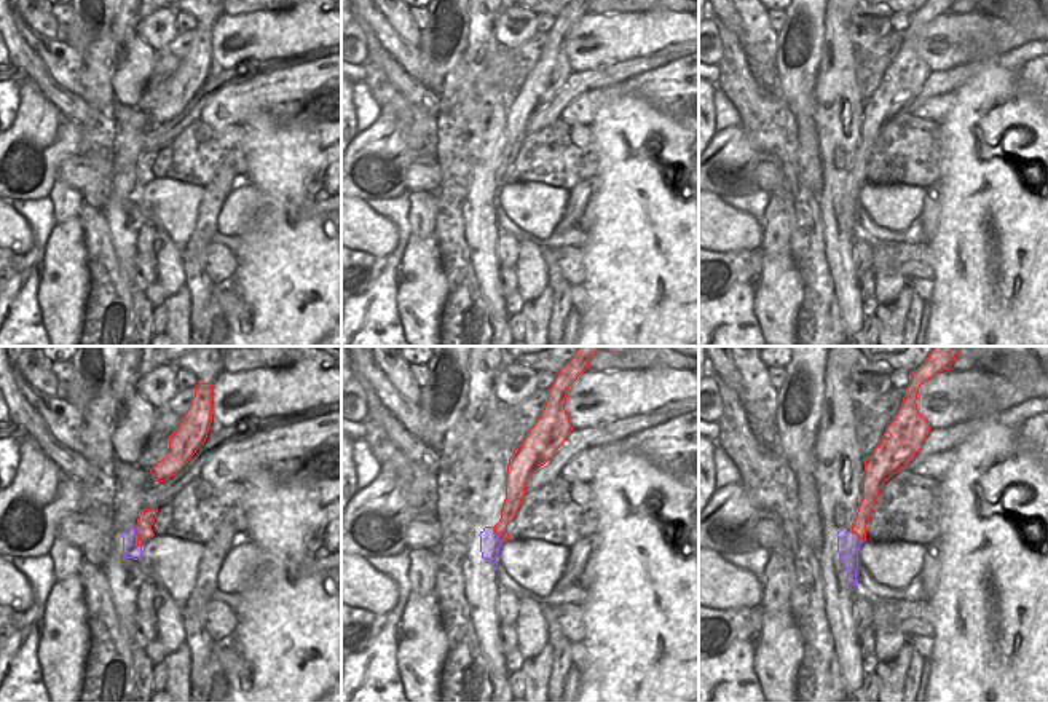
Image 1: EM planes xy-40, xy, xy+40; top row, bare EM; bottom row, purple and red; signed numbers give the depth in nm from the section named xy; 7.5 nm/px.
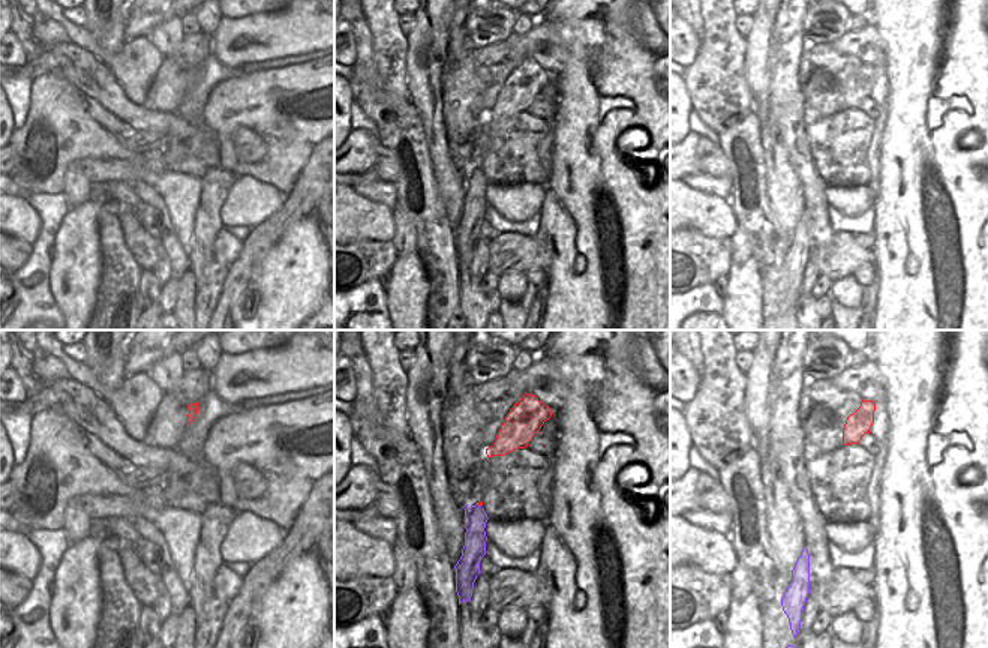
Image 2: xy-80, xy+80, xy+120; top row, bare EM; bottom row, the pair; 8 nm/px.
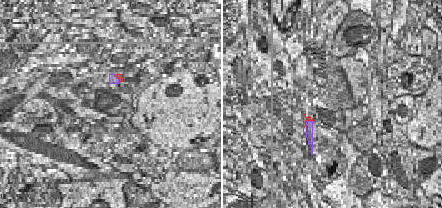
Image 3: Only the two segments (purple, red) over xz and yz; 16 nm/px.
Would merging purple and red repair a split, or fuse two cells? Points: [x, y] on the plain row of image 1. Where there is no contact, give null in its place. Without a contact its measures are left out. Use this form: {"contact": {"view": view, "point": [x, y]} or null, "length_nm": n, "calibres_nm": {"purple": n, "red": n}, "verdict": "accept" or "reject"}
{"contact": {"view": "xy-40", "point": [136, 179]}, "length_nm": 170, "calibres_nm": {"purple": 120, "red": 130}, "verdict": "accept"}

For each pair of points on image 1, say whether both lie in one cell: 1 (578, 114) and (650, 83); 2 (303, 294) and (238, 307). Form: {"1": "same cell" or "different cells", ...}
{"1": "same cell", "2": "different cells"}

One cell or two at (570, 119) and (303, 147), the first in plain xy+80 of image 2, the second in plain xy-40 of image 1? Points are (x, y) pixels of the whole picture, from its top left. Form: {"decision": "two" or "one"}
{"decision": "one"}

